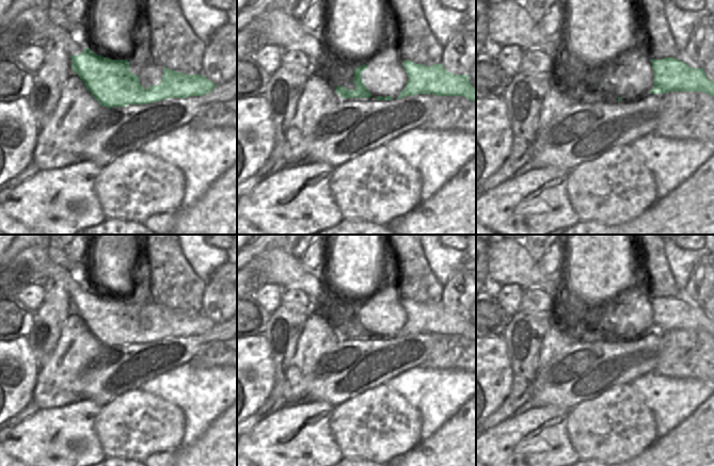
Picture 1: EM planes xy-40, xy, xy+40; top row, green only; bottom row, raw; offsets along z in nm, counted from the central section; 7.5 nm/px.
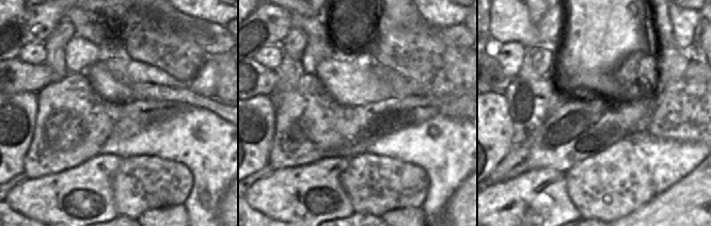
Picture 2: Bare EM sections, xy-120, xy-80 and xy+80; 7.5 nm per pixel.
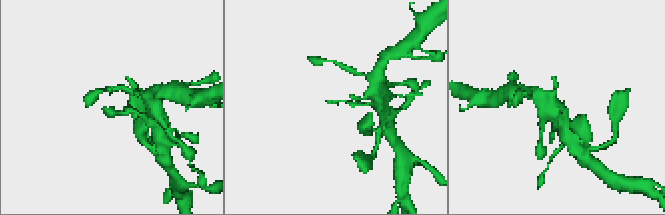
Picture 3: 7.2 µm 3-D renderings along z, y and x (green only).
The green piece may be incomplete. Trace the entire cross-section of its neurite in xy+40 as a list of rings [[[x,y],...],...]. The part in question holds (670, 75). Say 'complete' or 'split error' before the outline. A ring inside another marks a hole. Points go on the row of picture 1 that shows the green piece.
complete | [[[676,58],[652,59],[654,86],[649,94],[668,92],[704,92],[714,97],[714,82],[704,74],[703,68],[692,68]]]

